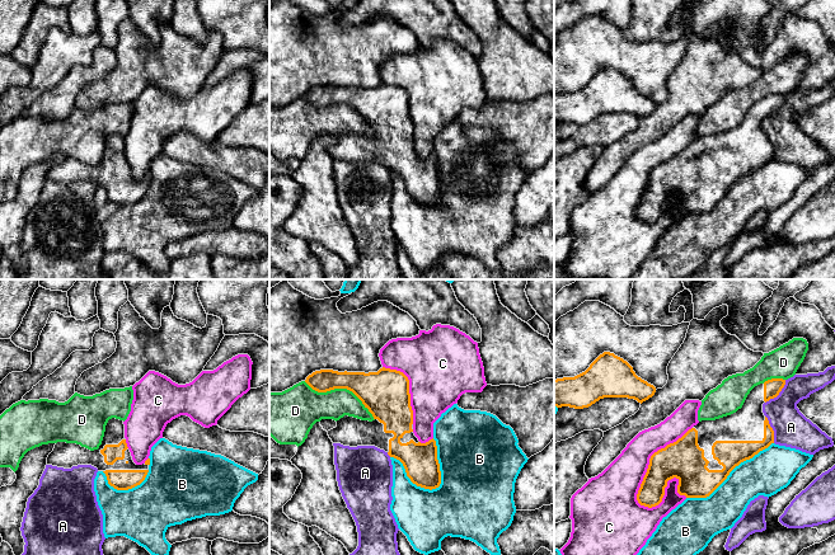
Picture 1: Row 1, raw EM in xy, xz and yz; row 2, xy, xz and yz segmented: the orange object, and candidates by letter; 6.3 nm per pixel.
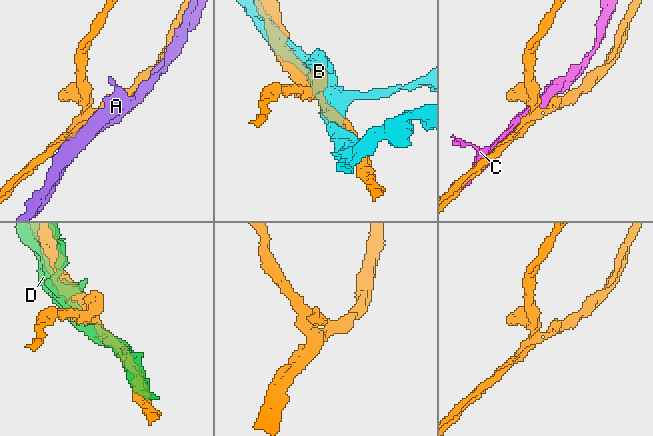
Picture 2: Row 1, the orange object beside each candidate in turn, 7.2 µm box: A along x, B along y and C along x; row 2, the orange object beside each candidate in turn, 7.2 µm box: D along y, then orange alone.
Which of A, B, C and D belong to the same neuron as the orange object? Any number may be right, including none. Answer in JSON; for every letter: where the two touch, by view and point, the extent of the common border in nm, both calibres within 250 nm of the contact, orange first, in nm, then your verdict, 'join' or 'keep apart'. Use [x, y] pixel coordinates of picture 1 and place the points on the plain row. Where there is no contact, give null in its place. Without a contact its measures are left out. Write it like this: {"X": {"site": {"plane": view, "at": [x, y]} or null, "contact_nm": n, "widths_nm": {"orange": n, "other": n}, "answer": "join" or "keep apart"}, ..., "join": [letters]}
{"A": {"site": {"plane": "yz", "at": [778, 109]}, "contact_nm": 200, "widths_nm": {"orange": 110, "other": 220}, "answer": "keep apart"}, "B": {"site": {"plane": "xz", "at": [412, 197]}, "contact_nm": 380, "widths_nm": {"orange": 220, "other": 360}, "answer": "keep apart"}, "C": {"site": {"plane": "yz", "at": [650, 177]}, "contact_nm": 600, "widths_nm": {"orange": 260, "other": 260}, "answer": "keep apart"}, "D": {"site": {"plane": "xz", "at": [342, 103]}, "contact_nm": 500, "widths_nm": {"orange": 260, "other": 220}, "answer": "keep apart"}, "join": []}

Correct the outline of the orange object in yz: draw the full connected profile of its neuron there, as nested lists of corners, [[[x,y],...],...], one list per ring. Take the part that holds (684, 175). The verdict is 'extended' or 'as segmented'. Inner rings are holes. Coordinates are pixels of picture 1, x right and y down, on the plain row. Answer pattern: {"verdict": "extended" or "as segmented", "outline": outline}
{"verdict": "extended", "outline": [[[771,94],[755,102],[736,128],[716,136],[702,136],[676,157],[655,168],[637,210],[638,218],[648,224],[658,221],[665,211],[667,197],[674,193],[679,196],[680,211],[709,212],[736,182],[774,159],[774,146],[763,128],[763,119],[777,113],[784,100],[785,95]]]}

